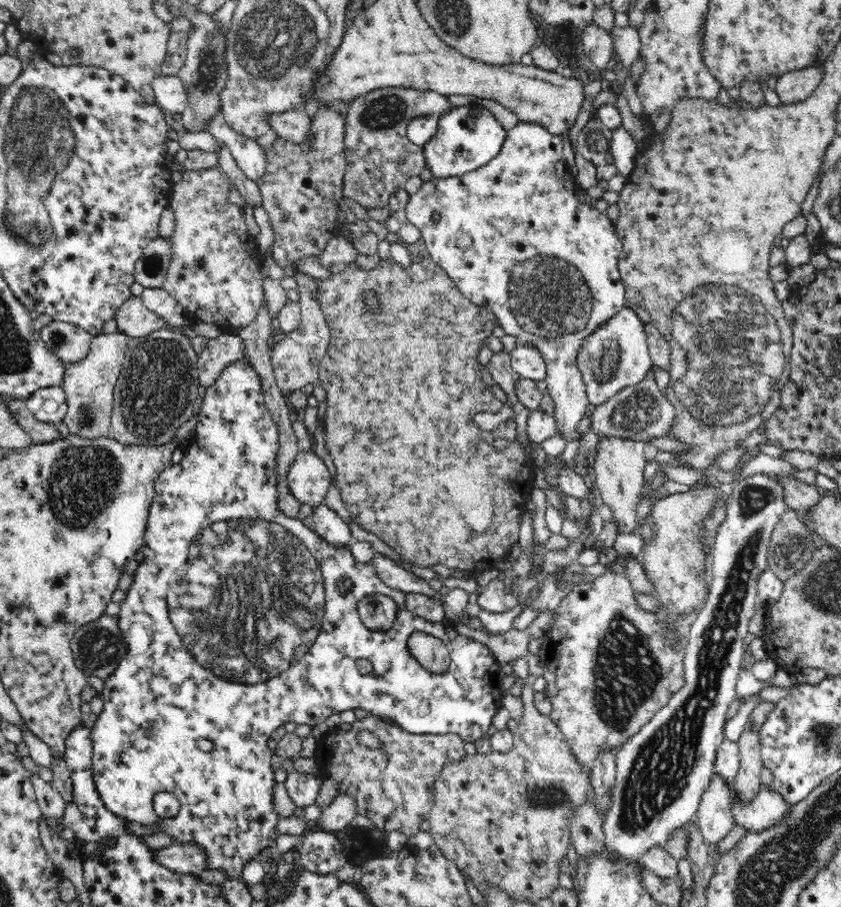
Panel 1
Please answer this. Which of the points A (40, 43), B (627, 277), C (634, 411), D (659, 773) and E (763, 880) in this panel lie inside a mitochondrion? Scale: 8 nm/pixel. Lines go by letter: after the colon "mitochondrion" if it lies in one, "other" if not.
A: other
B: other
C: mitochondrion
D: mitochondrion
E: mitochondrion

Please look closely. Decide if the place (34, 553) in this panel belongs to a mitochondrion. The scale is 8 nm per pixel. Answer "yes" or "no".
no

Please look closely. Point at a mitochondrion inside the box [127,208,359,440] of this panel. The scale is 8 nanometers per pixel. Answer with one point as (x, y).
(152, 265)

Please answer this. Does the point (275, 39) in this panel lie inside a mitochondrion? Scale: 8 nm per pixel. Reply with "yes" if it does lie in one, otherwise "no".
yes

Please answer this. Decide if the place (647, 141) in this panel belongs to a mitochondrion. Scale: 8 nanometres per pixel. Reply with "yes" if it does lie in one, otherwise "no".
no

